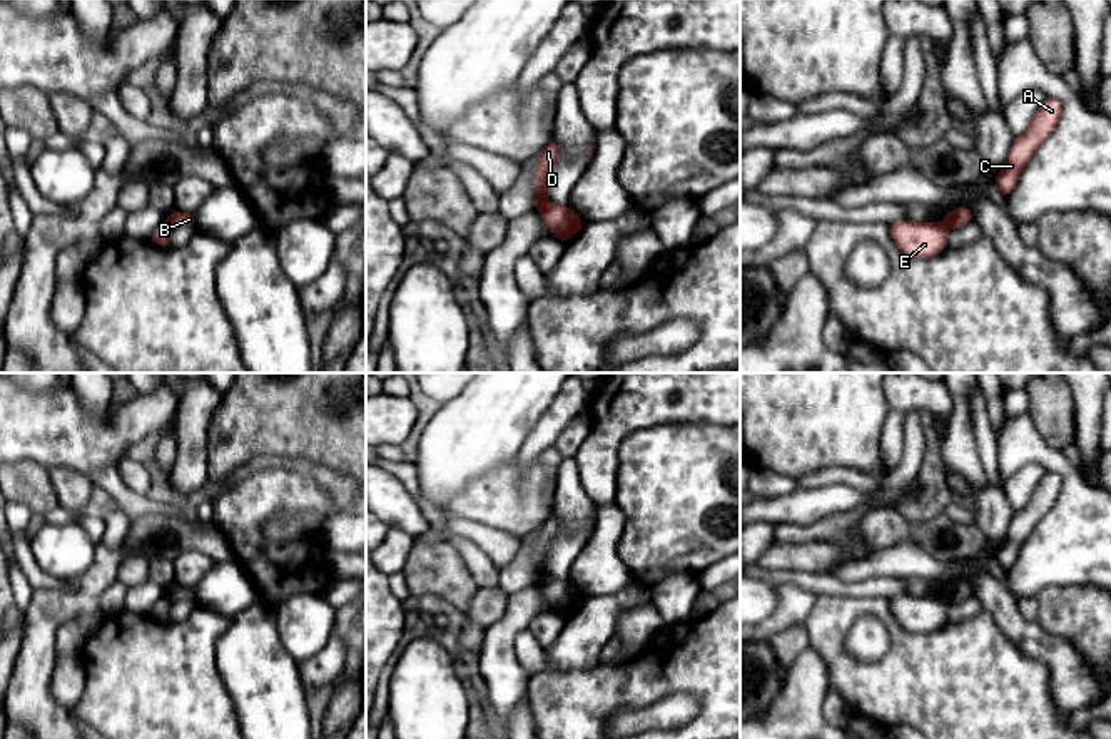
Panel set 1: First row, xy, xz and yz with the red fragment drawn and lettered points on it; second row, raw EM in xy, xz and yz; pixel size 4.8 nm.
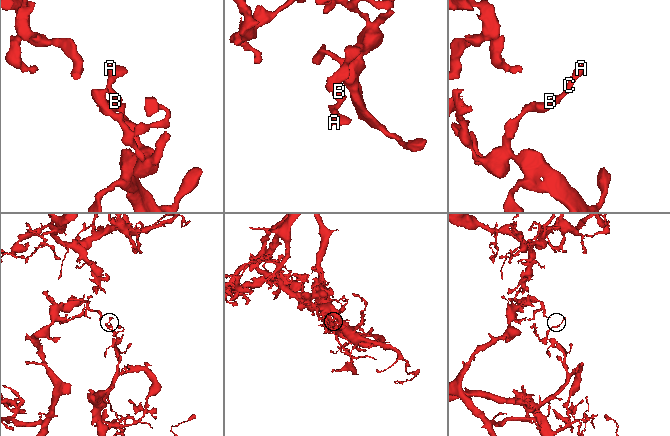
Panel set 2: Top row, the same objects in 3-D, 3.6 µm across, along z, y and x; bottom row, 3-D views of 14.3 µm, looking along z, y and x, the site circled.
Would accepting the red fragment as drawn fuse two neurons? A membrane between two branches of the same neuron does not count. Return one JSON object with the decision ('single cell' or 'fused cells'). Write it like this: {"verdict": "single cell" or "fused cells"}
{"verdict": "fused cells"}

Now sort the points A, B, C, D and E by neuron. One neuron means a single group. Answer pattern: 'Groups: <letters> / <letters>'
Groups: A B C / D E

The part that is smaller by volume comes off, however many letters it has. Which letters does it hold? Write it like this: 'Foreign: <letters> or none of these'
Foreign: A, B, C

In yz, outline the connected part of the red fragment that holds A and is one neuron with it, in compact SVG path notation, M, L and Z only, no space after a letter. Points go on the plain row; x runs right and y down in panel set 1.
M1046 471L1031 493L1027 505L1014 512L1007 535L994 555L994 563L1002 570L1009 570L1014 565L1024 540L1034 530L1037 522L1056 505L1061 488L1061 475Z

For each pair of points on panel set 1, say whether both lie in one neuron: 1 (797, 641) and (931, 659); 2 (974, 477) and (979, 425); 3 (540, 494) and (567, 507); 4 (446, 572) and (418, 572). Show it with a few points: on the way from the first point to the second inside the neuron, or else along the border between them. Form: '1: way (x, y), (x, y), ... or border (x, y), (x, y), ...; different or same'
1: border (802, 626), (811, 644); different
2: border (971, 413), (976, 455), (988, 482); different
3: border (562, 462), (557, 472), (552, 514); different
4: way (440, 572), (425, 572); same

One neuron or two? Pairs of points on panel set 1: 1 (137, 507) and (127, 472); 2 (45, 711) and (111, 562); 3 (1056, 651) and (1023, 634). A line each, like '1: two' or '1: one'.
1: two
2: one
3: one

